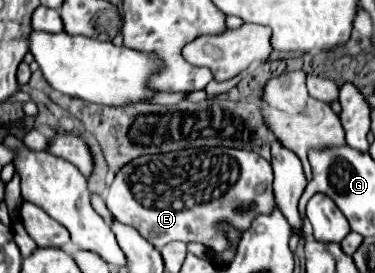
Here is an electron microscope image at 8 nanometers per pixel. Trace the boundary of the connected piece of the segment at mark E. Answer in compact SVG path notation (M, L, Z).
M228 147L144 155L120 169L108 187L106 205L120 223L140 231L156 249L172 241L182 241L200 243L222 253L232 243L218 225L230 225L244 233L258 215L274 211L272 165L254 151Z

